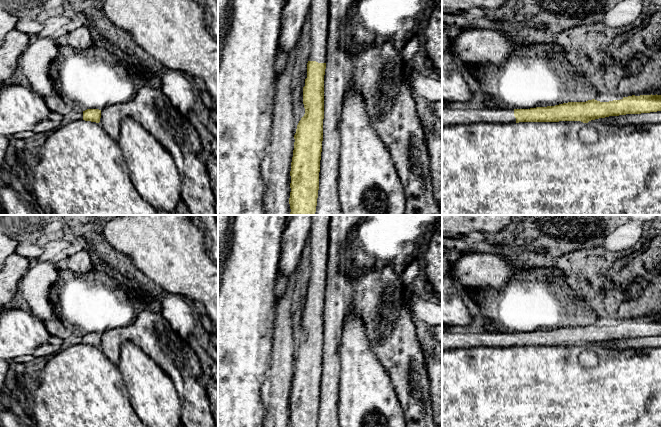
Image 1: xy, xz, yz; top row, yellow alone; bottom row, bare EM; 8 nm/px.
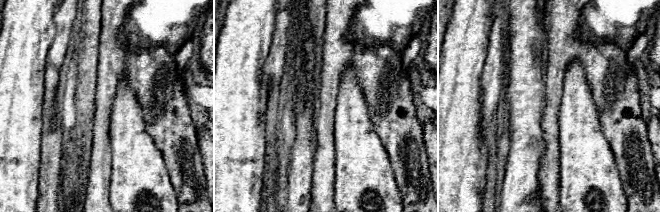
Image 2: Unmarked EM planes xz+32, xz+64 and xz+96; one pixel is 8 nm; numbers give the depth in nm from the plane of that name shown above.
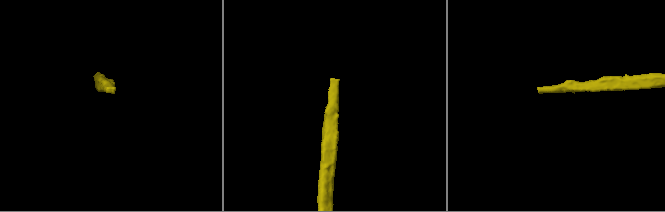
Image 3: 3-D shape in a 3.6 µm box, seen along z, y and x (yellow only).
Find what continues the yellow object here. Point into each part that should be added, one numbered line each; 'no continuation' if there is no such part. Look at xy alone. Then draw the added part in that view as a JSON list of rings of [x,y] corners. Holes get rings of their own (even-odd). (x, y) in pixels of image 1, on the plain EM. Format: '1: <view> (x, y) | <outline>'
no continuation

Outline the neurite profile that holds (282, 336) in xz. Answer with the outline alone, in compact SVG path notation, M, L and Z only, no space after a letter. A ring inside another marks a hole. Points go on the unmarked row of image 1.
M299 261L288 279L284 296L274 304L272 353L262 388L263 427L289 427L290 395L294 374L291 310L293 292L301 272Z

